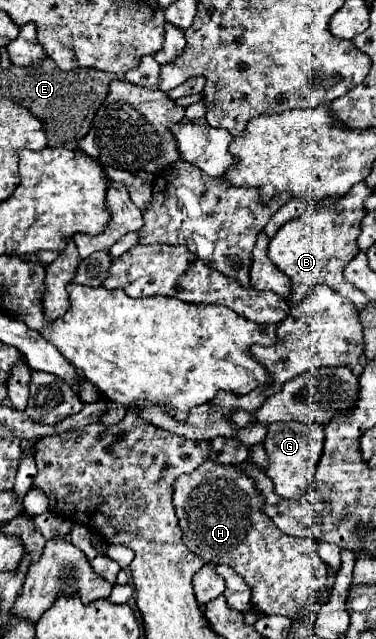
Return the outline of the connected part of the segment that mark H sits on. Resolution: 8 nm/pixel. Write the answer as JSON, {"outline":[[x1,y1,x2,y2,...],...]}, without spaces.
{"outline":[[206,460,194,472,176,478,174,506,178,514,178,524,184,532,184,544,204,562,226,564,240,576,244,576,246,584,252,588,252,608,256,612,294,618,298,608,306,610,326,590,330,582,330,566,320,558,320,554,316,554,316,540,290,538,276,530,274,522,262,512,264,496,256,488,256,482,246,476,240,466]]}

